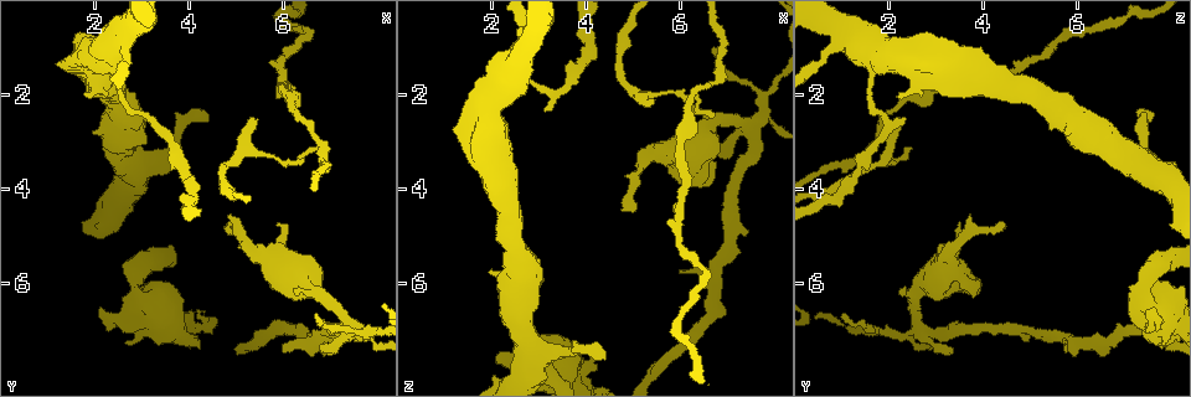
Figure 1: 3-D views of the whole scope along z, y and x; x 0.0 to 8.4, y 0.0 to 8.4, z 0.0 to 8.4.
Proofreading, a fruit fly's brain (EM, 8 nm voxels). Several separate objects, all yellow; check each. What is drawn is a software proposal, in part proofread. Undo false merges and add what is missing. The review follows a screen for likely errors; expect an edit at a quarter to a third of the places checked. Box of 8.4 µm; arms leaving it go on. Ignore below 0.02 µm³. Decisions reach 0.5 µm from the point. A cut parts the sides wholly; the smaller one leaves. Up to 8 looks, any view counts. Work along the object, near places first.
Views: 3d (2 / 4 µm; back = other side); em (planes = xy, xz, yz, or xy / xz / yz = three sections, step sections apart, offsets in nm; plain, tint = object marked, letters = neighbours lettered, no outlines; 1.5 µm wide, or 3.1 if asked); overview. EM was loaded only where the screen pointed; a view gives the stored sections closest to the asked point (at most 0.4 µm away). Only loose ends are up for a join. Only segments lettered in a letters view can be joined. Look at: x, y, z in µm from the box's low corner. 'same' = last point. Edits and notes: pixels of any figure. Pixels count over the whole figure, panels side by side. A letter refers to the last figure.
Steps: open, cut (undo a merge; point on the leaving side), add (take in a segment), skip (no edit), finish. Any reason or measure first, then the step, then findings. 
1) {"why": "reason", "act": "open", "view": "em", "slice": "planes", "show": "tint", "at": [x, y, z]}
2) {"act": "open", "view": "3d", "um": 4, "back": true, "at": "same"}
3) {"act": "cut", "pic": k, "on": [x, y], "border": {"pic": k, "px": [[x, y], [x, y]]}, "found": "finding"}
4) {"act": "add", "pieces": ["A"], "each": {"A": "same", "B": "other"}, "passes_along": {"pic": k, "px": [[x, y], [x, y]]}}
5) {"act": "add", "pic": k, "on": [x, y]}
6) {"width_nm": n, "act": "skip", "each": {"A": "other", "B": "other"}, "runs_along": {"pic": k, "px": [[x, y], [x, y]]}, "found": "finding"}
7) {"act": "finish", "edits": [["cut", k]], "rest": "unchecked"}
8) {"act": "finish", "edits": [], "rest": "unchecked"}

{"why": "free end", "act": "open", "view": "em", "slice": "yz", "step": 4, "show": "tint", "at": [5.95, 7.40, 5.75]}

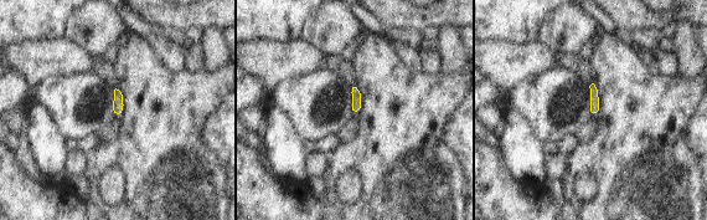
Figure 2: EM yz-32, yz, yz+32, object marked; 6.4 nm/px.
{"why": "another direction", "act": "open", "view": "em", "slice": "planes", "show": "tint", "at": "same"}

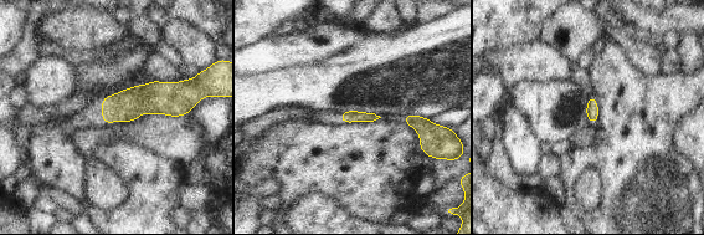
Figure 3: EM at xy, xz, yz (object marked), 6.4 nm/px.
{"why": "see the neighbours", "act": "open", "view": "em", "slice": "planes", "show": "letters", "at": "same"}

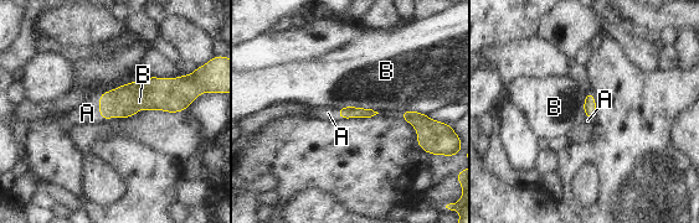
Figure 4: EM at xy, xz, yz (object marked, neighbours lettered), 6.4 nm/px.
{"longest_contact_nm": ["B", 280], "act": "add", "pieces": ["A"], "each": {"A": "same", "B": "other"}, "found": "the cell continues"}

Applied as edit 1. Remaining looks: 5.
{"act": "open", "view": "overview"}

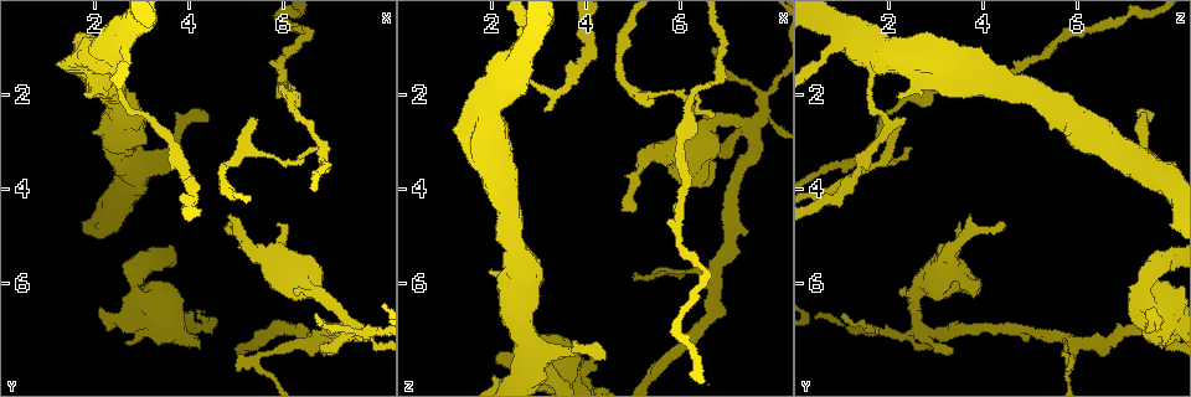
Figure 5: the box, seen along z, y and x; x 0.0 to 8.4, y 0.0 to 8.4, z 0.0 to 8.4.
{"why": "free end", "act": "open", "view": "3d", "um": 4, "back": true, "at": [4.20, 7.35, 7.80]}

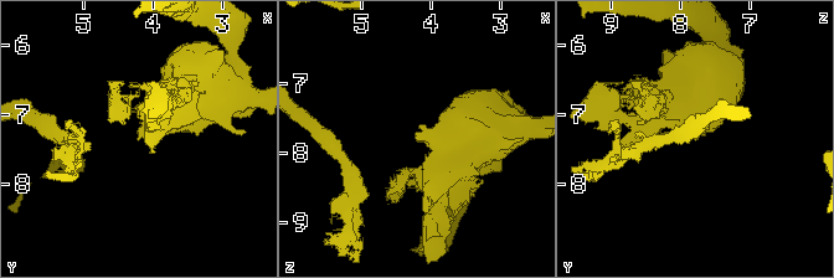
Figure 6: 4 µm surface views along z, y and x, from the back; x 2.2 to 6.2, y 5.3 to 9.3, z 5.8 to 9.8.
{"why": "shape alone is not enough", "act": "open", "view": "em", "slice": "xz", "step": 8, "show": "tint", "at": [4.20, 7.30, 7.80]}

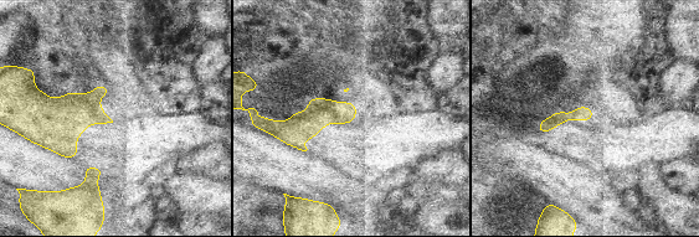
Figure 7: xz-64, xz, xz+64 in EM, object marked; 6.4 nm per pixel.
{"act": "open", "view": "em", "slice": "planes", "show": "letters", "at": "same"}

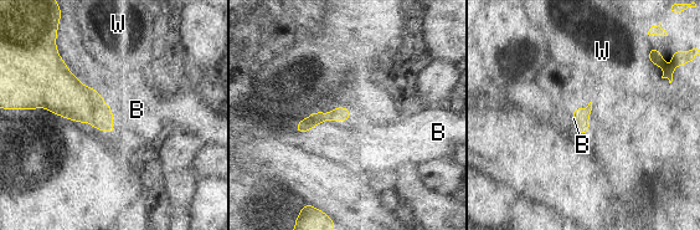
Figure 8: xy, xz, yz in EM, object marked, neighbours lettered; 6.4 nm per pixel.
{"act": "add", "pieces": ["B"], "each": {"B": "same", "W": "other"}, "found": "the cell continues"}

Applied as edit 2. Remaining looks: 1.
{"act": "finish", "edits": [["add", 4], ["add", 8]], "rest": "unchecked"}

